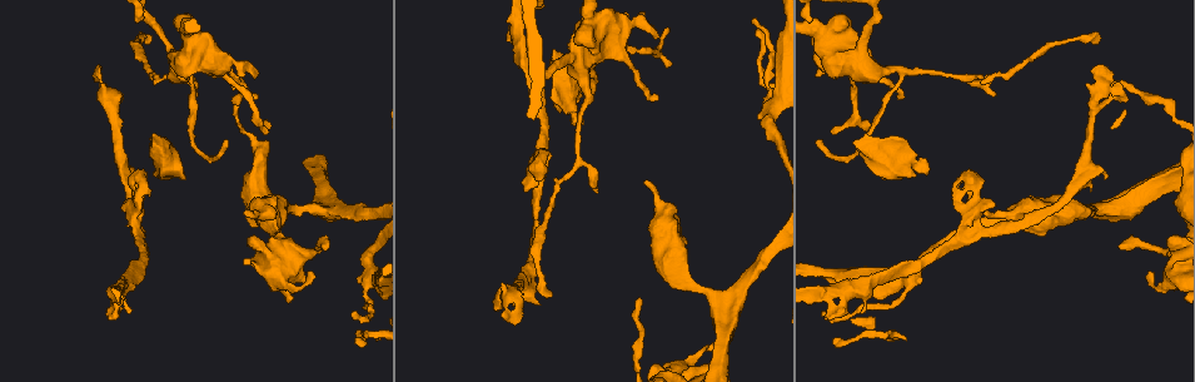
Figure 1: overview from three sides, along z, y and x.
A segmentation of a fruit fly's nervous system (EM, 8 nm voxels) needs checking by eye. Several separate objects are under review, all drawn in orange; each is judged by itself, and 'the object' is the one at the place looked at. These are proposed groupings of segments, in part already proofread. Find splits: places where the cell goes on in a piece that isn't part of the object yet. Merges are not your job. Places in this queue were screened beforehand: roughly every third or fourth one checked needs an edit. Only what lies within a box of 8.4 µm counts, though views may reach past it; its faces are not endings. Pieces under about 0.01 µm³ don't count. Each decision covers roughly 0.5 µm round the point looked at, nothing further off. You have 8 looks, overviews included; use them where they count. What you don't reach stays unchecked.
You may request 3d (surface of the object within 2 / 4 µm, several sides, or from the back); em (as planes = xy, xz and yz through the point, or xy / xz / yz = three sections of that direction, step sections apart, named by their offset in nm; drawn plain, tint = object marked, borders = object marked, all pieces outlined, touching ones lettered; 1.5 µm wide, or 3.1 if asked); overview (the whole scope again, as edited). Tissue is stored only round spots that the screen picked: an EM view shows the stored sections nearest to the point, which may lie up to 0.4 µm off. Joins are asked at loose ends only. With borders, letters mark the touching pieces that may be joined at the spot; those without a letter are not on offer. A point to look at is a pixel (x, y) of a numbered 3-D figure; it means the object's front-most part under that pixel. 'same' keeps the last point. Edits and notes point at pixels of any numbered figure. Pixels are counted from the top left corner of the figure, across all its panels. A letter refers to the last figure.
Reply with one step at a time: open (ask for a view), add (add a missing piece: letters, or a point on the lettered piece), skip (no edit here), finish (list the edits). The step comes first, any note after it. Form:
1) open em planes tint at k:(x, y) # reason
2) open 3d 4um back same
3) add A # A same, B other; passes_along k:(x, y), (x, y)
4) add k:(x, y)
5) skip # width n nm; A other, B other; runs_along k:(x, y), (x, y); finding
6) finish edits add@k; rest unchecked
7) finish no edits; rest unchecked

open 3d 2um at 1:(834, 339) # end of a long branch

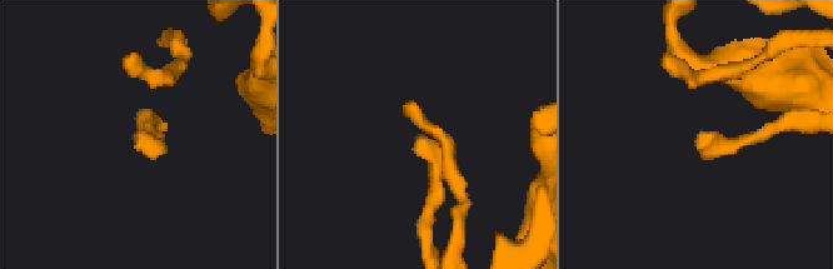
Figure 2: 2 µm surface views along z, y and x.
open em planes borders at 2:(136, 132)

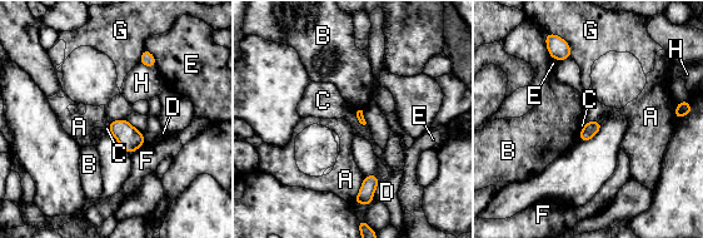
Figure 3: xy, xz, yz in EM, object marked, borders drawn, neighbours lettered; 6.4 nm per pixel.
skip # A other, B other, C other, D other, E other, F other, G other, H other; border 3:(364, 177), (353, 203); none of them fits

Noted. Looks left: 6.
open em planes borders at 1:(835, 132) # thin end

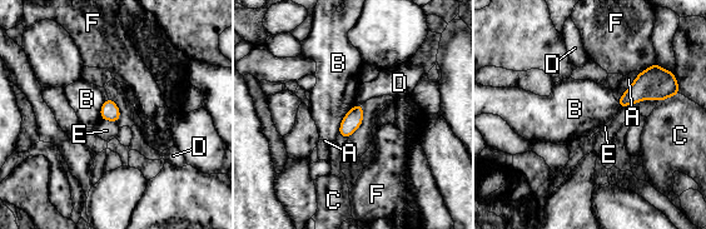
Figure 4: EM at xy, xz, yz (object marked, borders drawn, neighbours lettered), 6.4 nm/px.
skip # width 120 nm; A other, B other, C other, D other, E other, F other; border 4:(102, 119), (108, 119), (117, 124); no lettered piece goes on from it

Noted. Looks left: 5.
open 3d 2um at 1:(551, 295) # long arm stops here

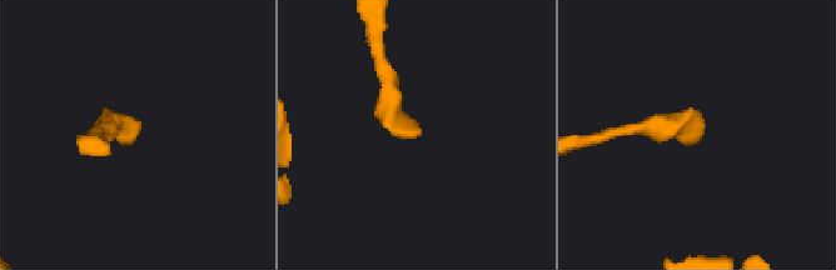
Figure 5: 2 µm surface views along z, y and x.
open em planes plain at 5:(695, 128) # shape alone is not enough

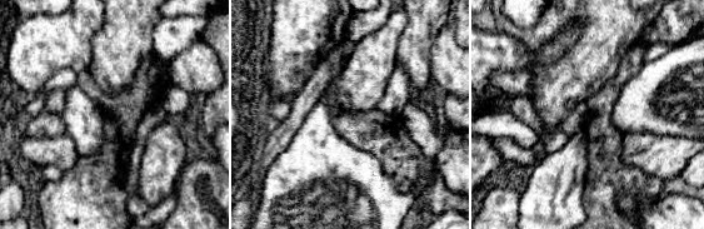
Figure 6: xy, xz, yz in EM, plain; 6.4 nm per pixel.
open em planes borders same

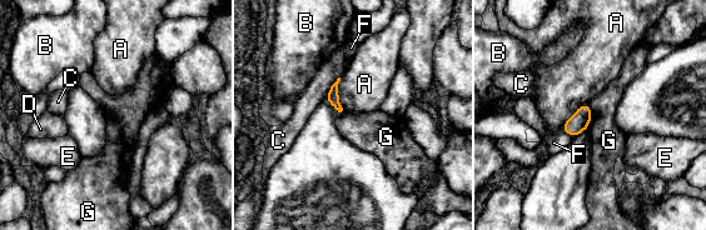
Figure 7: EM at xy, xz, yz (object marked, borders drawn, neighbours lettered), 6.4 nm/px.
skip # longest_contact A 220 nm; A other, B other, C other, D other, E other, F other, G other; no lettered piece goes on from it

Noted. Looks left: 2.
finish no edits; rest unchecked

